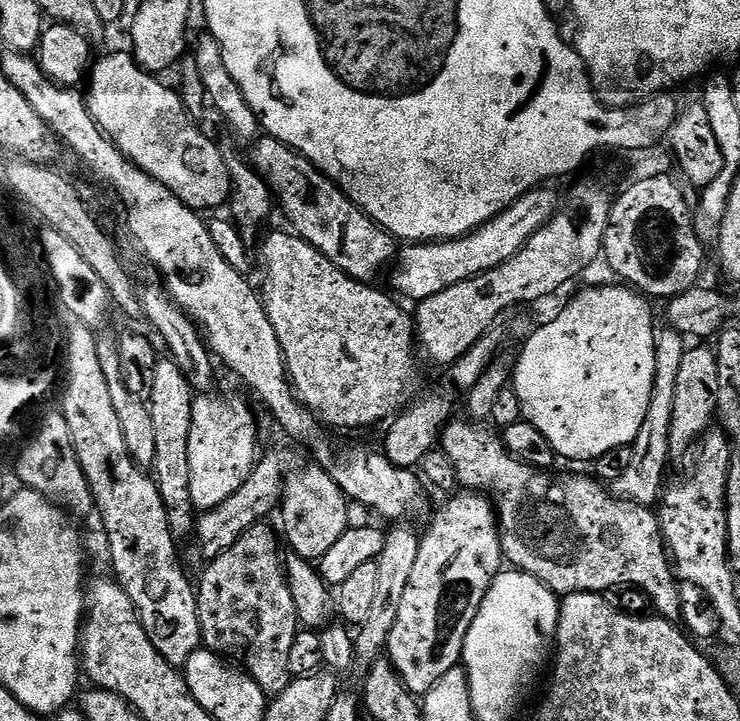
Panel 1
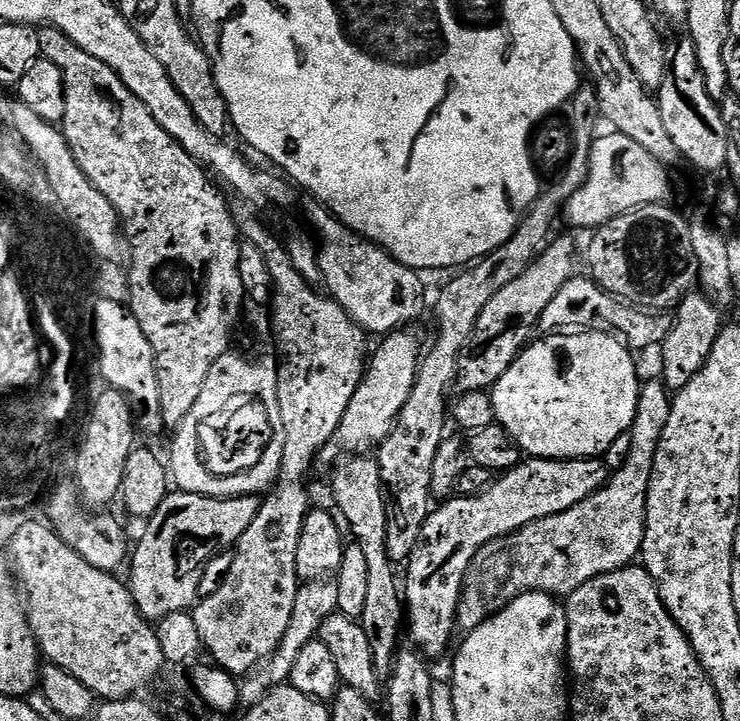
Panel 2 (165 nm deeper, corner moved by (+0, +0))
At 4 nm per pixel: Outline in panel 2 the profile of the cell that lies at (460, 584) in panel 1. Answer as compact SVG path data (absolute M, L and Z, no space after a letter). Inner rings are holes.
M528 458L516 468L503 473L483 492L475 492L473 496L453 495L445 499L441 508L433 507L428 513L426 522L418 534L418 546L414 546L412 555L406 561L408 568L408 581L402 584L402 599L406 605L406 632L412 635L412 640L417 649L425 657L440 656L448 648L452 640L452 632L457 631L456 615L460 599L464 593L464 579L472 570L472 563L482 550L492 540L500 540L510 536L518 529L526 527L530 522L553 516L559 512L570 510L570 506L578 506L590 494L603 488L608 483L609 468L600 458L581 458L578 460L541 460Z

